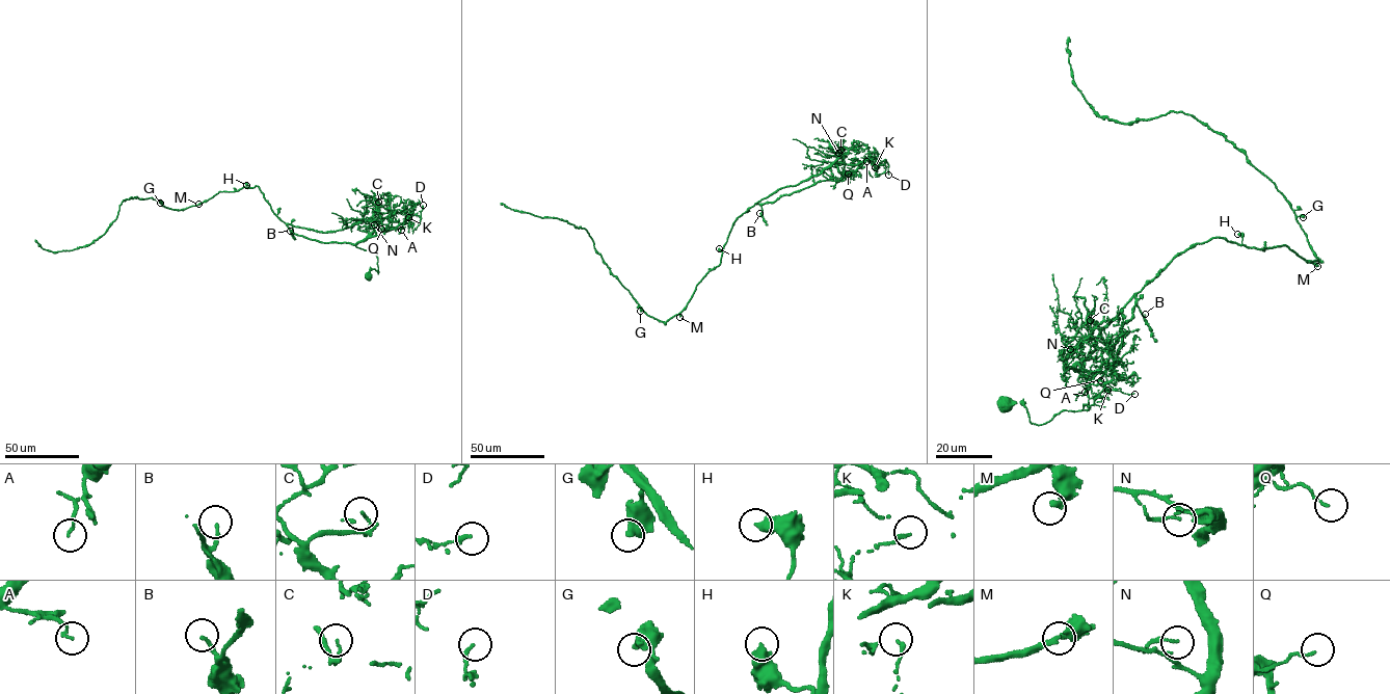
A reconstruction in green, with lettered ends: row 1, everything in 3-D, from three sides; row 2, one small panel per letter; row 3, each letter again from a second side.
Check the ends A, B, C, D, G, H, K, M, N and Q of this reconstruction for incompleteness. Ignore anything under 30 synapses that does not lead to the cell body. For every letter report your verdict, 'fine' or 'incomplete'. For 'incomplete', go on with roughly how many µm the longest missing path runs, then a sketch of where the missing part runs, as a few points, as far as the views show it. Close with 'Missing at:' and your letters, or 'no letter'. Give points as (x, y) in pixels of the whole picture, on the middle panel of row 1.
A: fine
B: fine
C: incomplete; about 15 µm are missing; missing branch runs (840, 150), (853, 151)
D: fine
G: fine
H: fine
K: fine
M: fine
N: fine
Q: fine
Missing at: C

